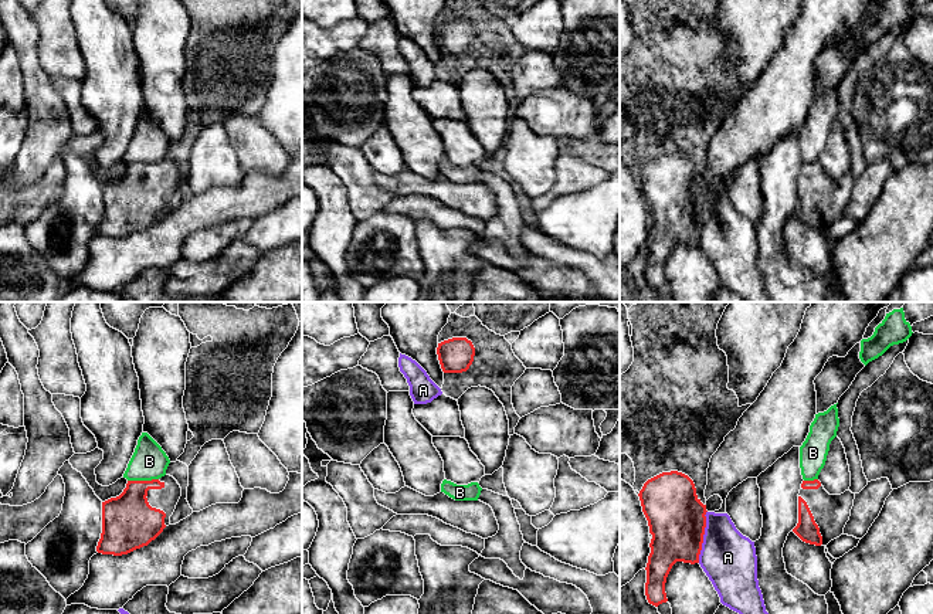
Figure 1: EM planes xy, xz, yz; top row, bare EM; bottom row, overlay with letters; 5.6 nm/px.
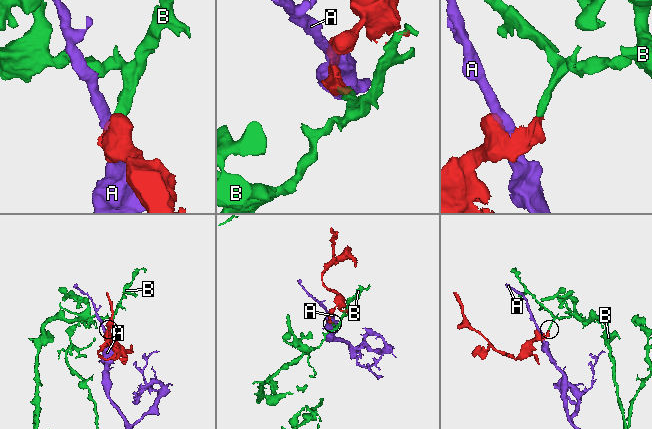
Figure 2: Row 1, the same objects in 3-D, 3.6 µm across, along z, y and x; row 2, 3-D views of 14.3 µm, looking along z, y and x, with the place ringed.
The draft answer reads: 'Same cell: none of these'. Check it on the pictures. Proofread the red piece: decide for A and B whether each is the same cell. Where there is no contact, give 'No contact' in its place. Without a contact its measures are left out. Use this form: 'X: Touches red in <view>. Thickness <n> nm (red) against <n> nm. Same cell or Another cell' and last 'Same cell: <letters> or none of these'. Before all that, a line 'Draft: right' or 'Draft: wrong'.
Draft: right
A: Touches red in yz. Thickness 320 nm (red) against 320 nm. Another cell
B: Touches red in xy. Thickness 300 nm (red) against 200 nm. Another cell
Same cell: none of these

